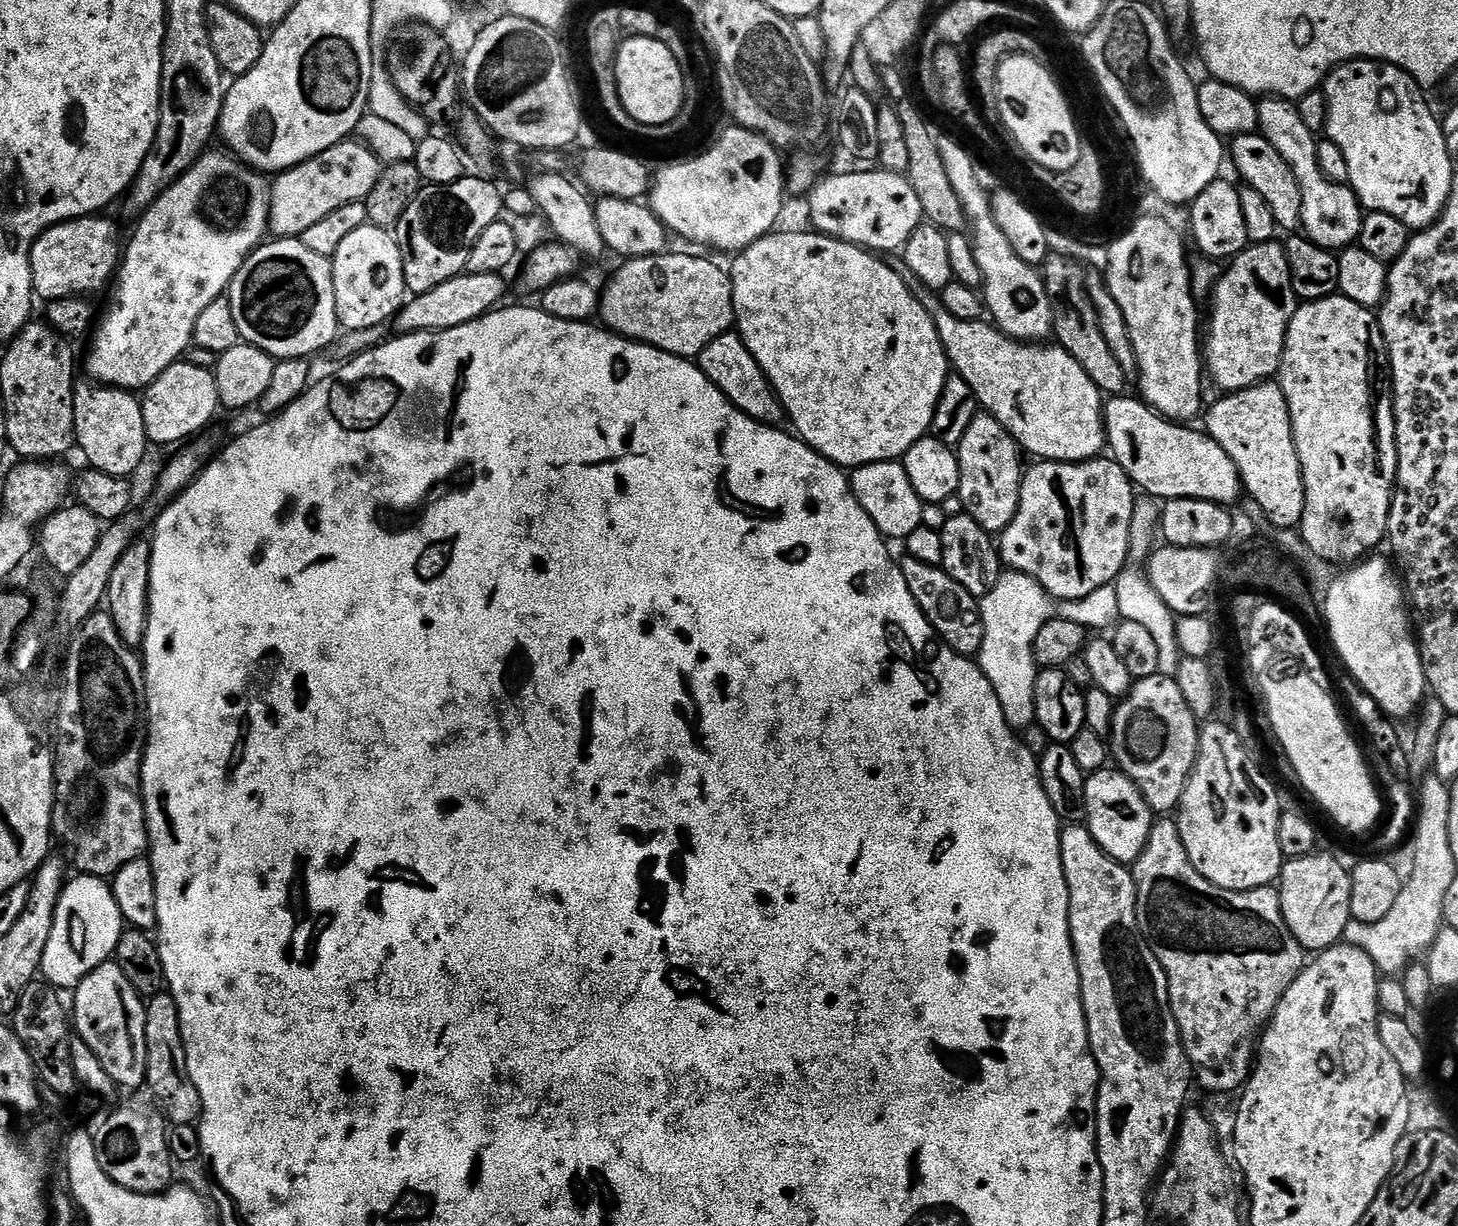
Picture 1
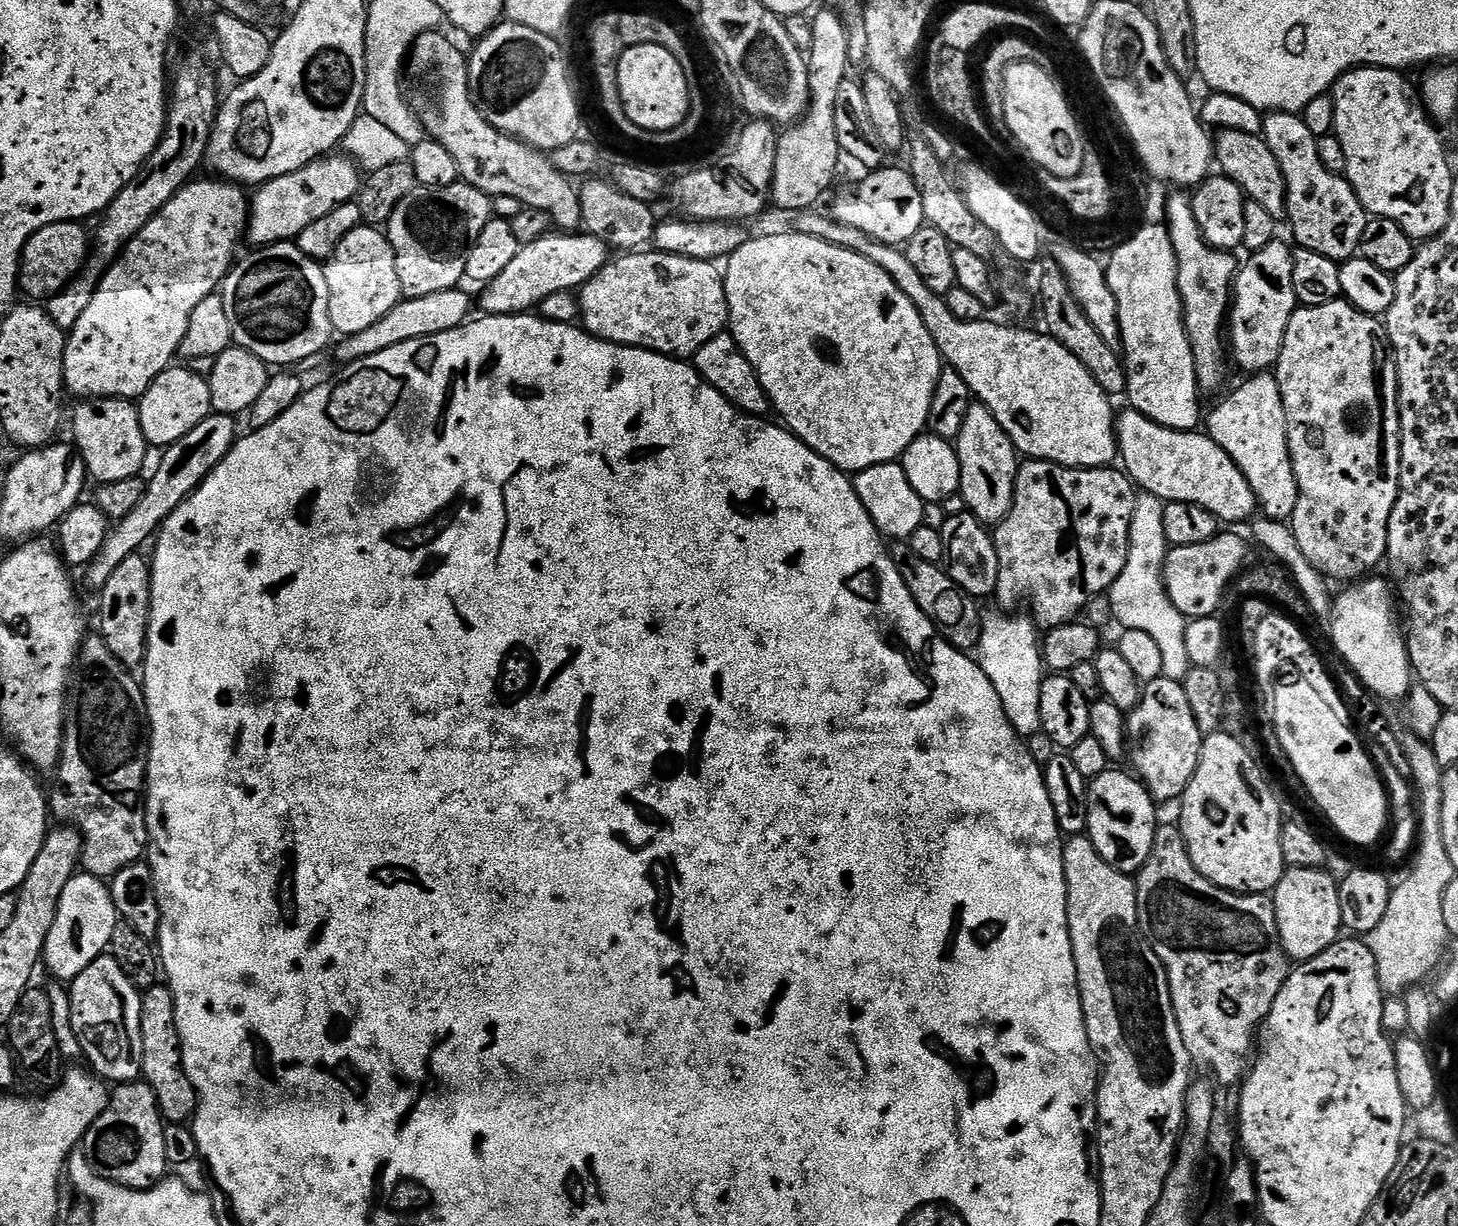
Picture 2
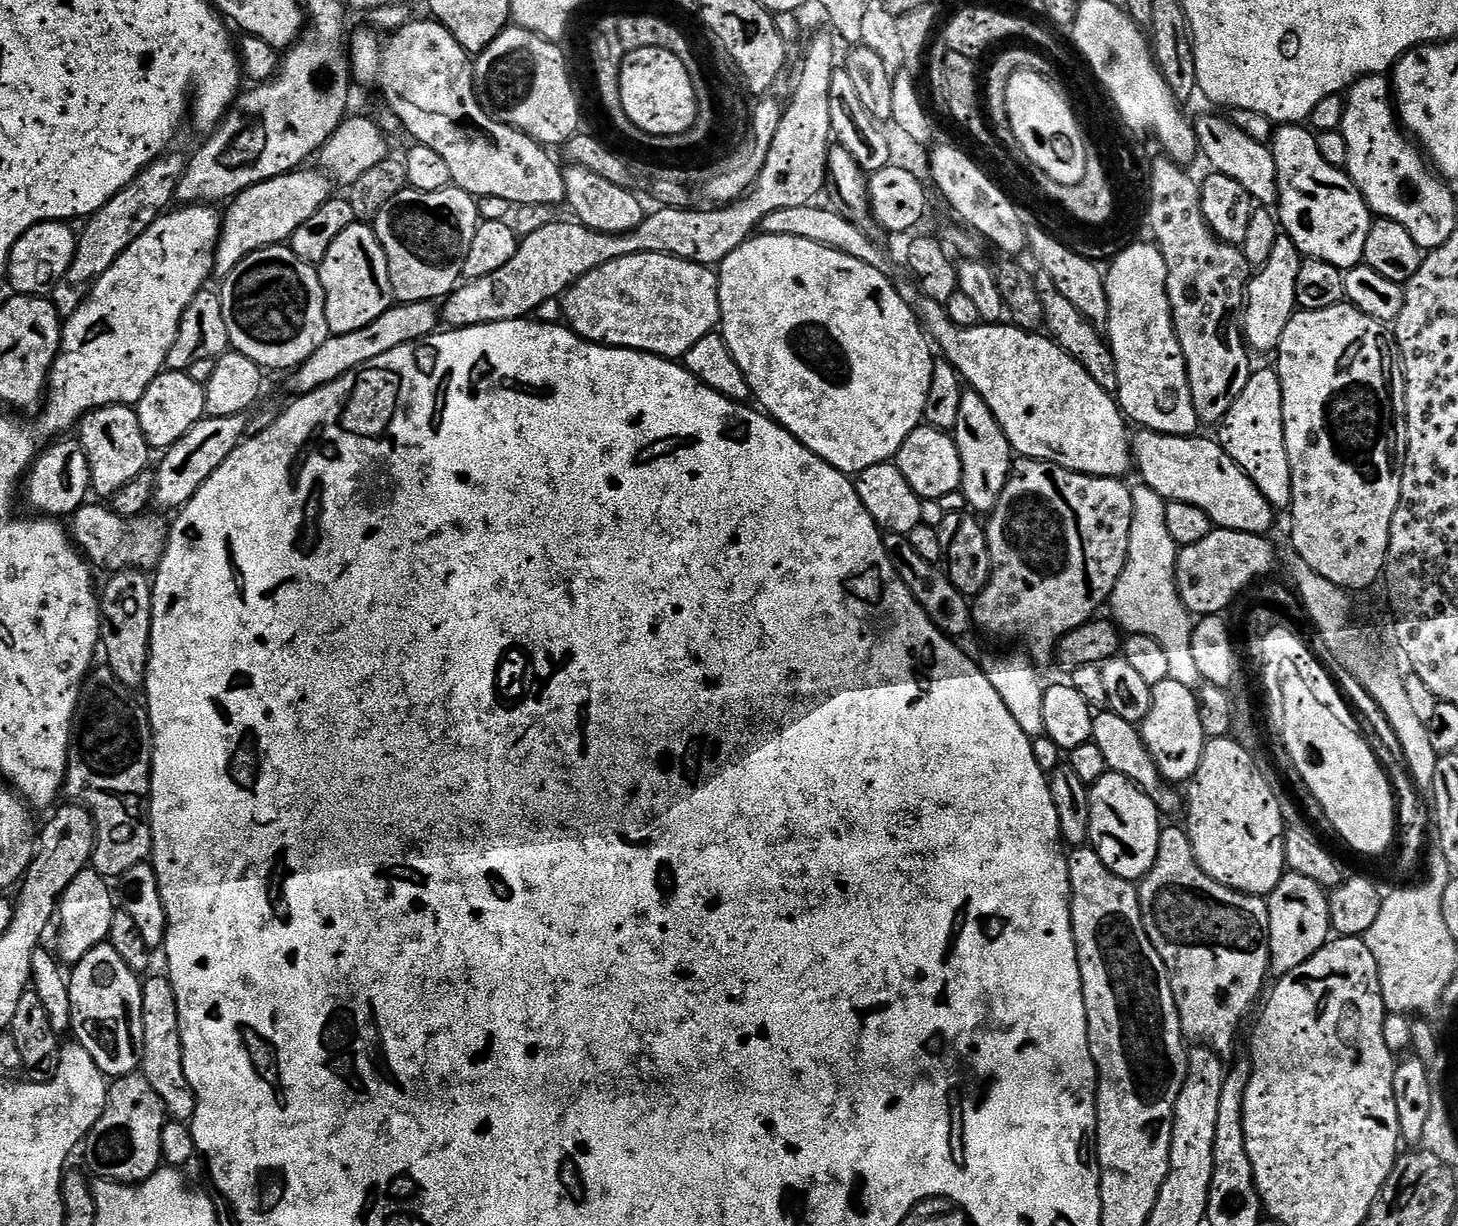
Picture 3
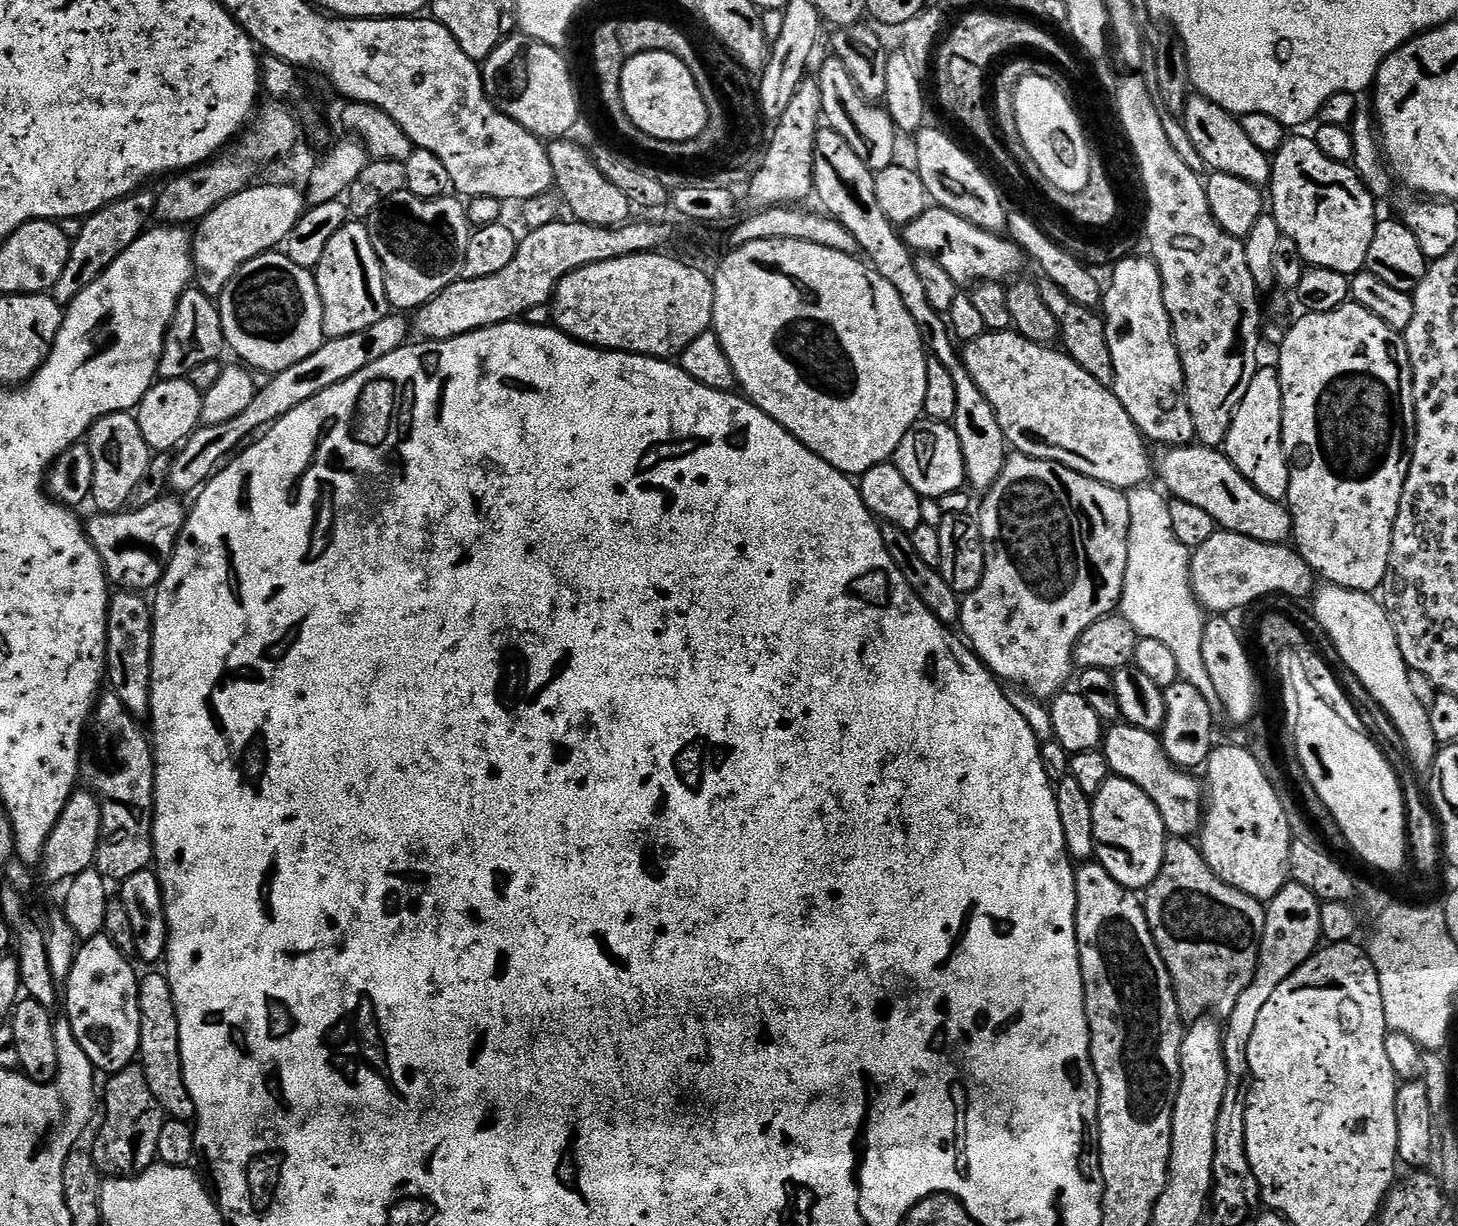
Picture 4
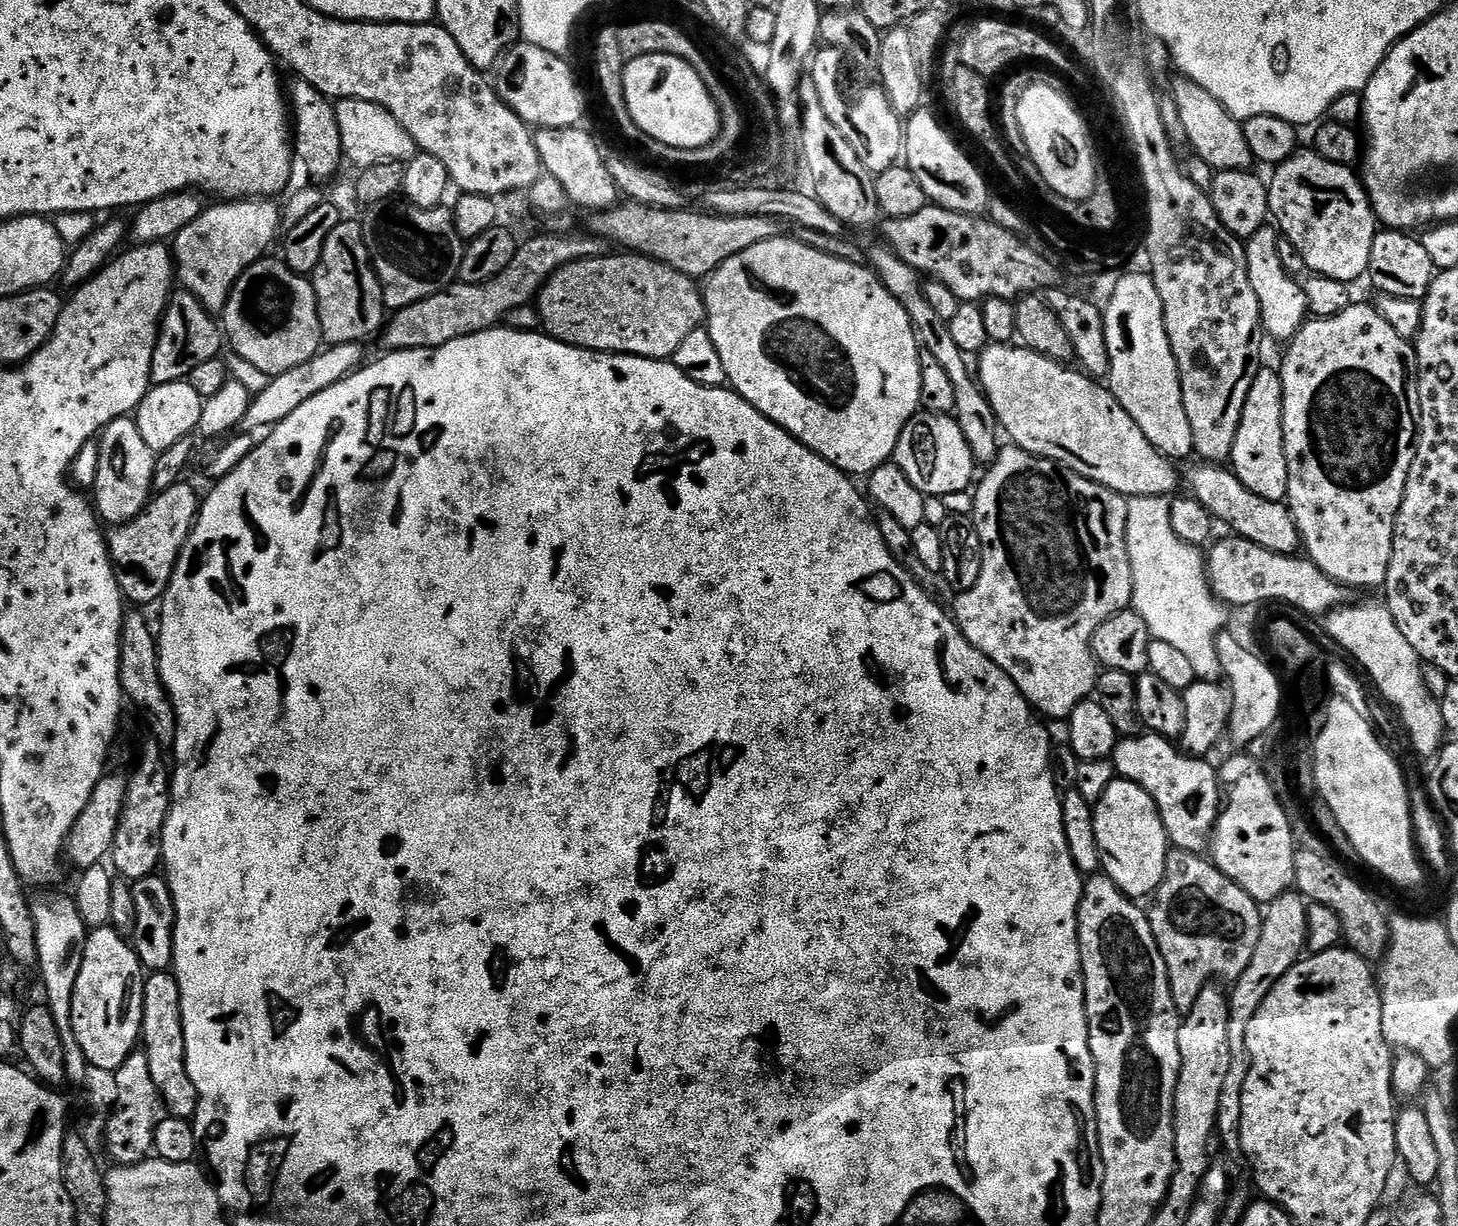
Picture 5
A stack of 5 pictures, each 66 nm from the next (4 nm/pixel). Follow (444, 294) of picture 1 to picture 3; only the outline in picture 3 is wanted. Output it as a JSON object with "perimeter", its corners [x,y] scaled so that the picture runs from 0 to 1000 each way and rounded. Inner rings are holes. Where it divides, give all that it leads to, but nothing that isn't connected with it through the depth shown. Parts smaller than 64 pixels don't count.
{"perimeter":[[[297,246],[284,246],[283,248],[270,247],[269,250],[265,253],[265,256],[262,256],[262,259],[257,259],[257,263],[254,263],[254,266],[248,266],[248,269],[243,269],[243,272],[235,272],[234,274],[226,273],[224,279],[221,279],[221,282],[218,282],[218,285],[215,285],[215,289],[213,289],[213,292],[210,292],[210,295],[207,295],[204,300],[200,301],[198,310],[198,316],[204,324],[209,323],[211,320],[218,318],[221,315],[224,315],[226,312],[229,312],[232,308],[235,308],[238,303],[243,303],[245,300],[248,300],[251,295],[257,295],[257,292],[260,292],[262,289],[265,289],[267,285],[273,285],[273,282],[278,282],[285,277],[291,277],[293,274],[300,270],[303,264],[303,254]]]}

